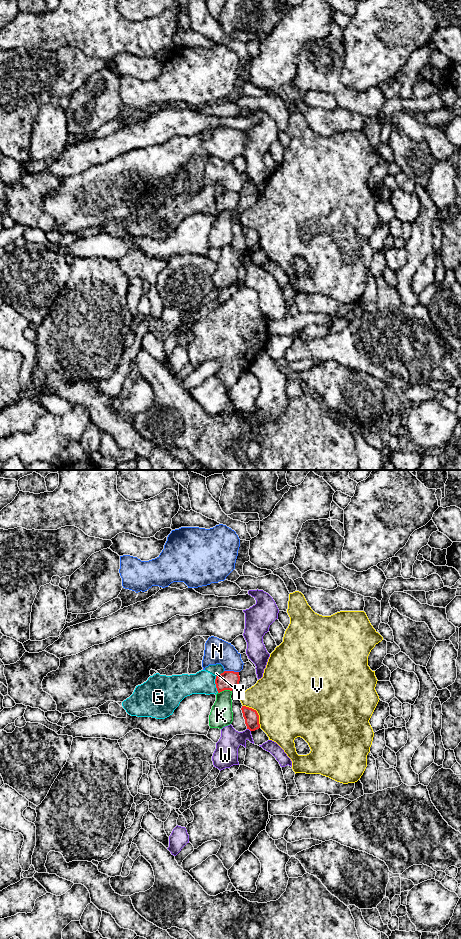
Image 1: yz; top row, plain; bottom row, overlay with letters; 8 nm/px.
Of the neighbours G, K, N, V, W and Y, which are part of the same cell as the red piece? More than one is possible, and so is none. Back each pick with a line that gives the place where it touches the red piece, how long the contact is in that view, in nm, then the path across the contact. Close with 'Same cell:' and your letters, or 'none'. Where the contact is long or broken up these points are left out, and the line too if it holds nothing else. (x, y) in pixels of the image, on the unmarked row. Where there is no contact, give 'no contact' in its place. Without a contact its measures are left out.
Same cell: none

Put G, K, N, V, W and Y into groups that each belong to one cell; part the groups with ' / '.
G Y / K / N / V / W

